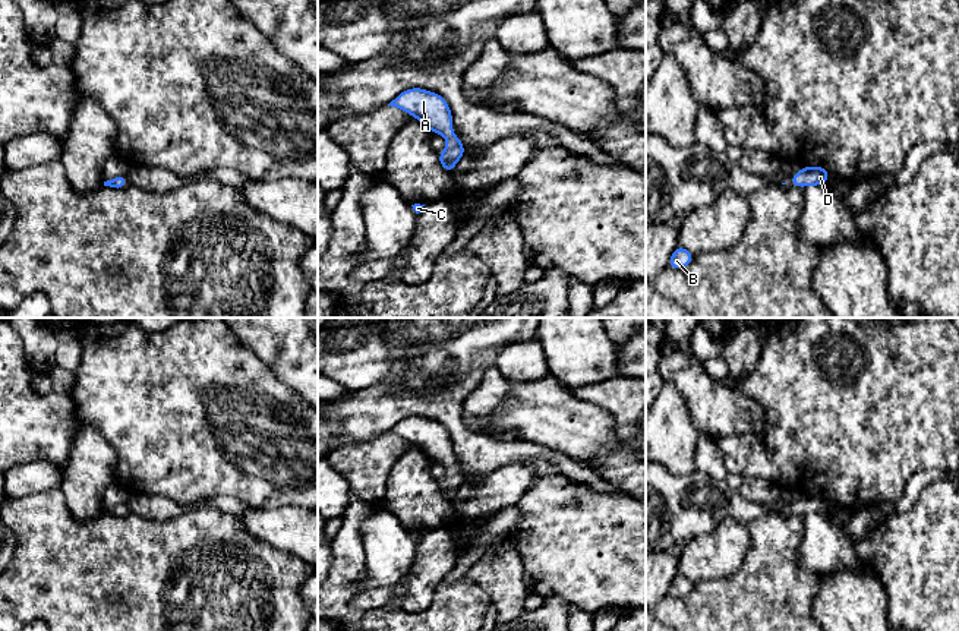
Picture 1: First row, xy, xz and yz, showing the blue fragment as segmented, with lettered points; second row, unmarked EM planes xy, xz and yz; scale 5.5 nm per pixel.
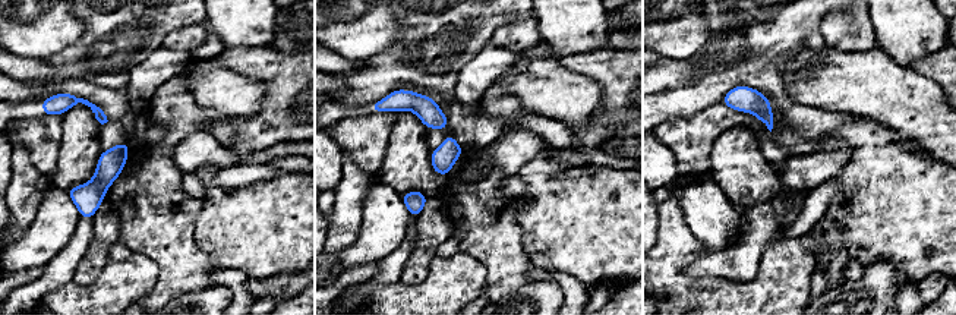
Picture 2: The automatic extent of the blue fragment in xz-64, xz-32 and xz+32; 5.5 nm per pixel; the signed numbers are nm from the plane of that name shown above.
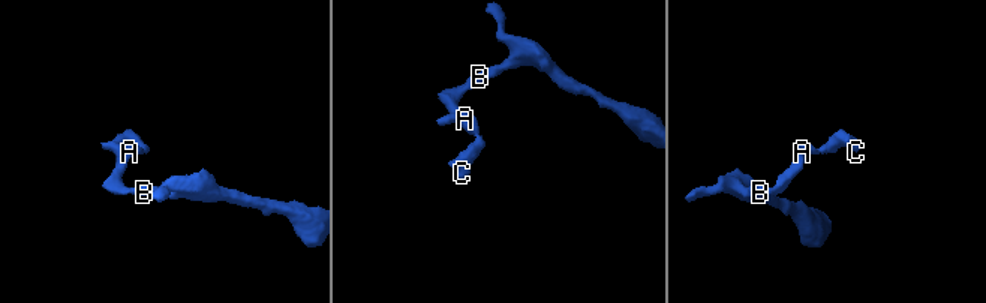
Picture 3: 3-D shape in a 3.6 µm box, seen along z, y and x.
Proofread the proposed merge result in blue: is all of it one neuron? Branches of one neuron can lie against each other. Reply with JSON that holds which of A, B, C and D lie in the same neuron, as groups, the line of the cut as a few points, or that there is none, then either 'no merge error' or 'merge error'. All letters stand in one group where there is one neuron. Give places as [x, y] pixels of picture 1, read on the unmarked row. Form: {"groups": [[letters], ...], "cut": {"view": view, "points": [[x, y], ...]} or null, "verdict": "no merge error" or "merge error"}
{"groups": [["A", "B", "C", "D"]], "cut": null, "verdict": "no merge error"}

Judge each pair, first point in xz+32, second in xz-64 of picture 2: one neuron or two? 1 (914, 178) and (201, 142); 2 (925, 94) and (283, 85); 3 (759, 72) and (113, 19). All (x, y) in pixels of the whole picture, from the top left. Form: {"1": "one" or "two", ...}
{"1": "two", "2": "two", "3": "one"}

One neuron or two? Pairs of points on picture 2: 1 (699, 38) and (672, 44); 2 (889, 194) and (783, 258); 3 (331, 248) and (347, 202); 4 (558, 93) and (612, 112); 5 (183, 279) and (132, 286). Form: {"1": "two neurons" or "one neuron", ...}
{"1": "one neuron", "2": "two neurons", "3": "one neuron", "4": "two neurons", "5": "two neurons"}

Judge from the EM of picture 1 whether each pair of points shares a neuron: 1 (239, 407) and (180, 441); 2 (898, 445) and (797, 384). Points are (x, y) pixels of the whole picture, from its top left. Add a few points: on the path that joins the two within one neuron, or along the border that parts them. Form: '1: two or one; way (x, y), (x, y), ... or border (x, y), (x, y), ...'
1: one; way (224, 419), (201, 420), (195, 426)
2: one; way (873, 420), (829, 384), (822, 384)

